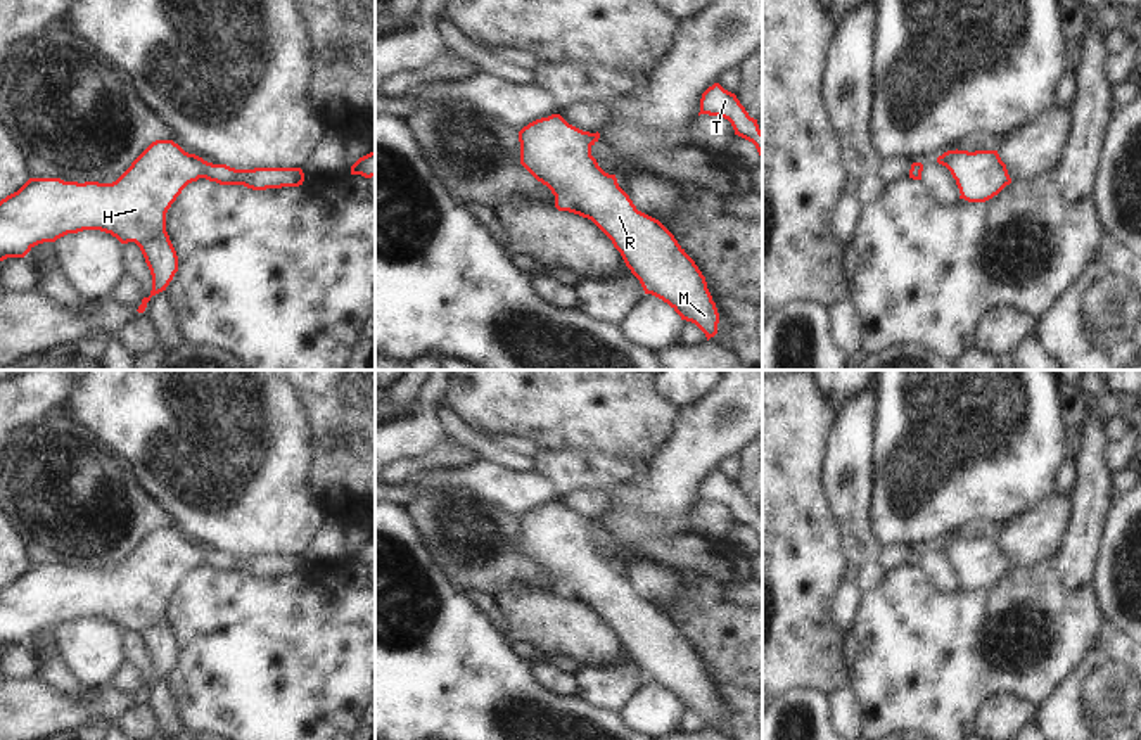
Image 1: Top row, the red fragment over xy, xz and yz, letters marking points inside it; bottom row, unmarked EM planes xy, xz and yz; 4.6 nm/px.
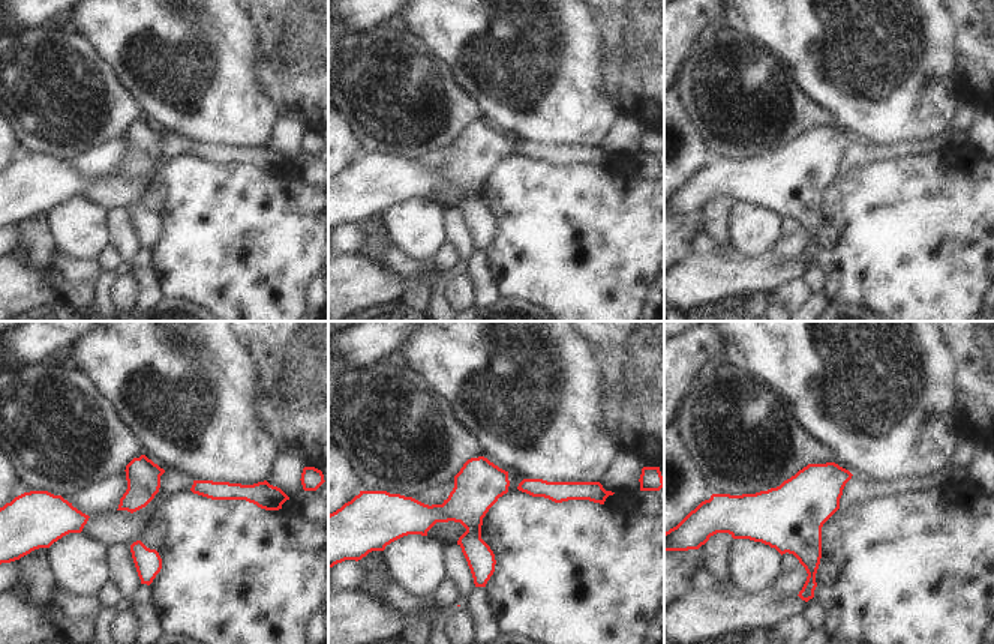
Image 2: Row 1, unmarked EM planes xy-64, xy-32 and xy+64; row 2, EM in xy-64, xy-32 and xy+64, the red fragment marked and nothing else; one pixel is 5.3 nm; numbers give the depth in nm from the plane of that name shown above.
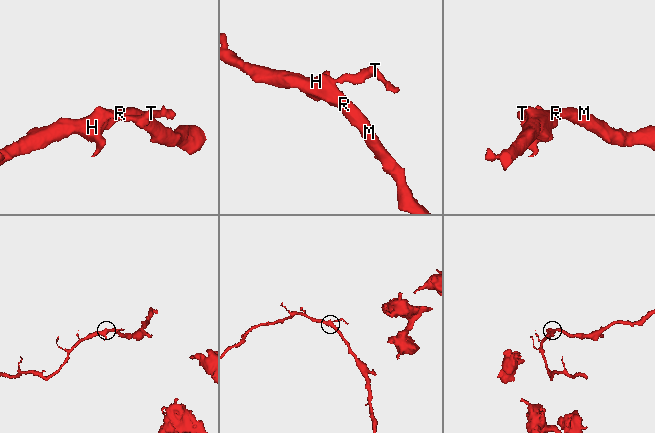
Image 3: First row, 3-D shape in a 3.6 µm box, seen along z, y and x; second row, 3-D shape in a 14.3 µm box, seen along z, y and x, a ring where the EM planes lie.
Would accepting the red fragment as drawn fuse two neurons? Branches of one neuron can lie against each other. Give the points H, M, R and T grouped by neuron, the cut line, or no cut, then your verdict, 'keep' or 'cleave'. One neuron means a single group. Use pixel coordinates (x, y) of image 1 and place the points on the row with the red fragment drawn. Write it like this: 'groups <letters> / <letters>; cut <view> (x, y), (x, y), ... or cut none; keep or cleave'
groups H M R T; cut none; keep

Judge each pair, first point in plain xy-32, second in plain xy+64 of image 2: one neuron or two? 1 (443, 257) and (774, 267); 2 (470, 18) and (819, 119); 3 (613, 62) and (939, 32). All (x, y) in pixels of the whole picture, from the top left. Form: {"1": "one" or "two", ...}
{"1": "two", "2": "two", "3": "two"}

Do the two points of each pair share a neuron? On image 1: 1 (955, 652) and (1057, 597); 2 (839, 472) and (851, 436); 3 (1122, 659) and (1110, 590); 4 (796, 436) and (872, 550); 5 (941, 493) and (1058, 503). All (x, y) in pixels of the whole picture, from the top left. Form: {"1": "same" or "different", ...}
{"1": "same", "2": "same", "3": "different", "4": "different", "5": "different"}

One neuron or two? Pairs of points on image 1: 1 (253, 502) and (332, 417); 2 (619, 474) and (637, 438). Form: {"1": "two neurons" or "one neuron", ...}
{"1": "two neurons", "2": "two neurons"}

